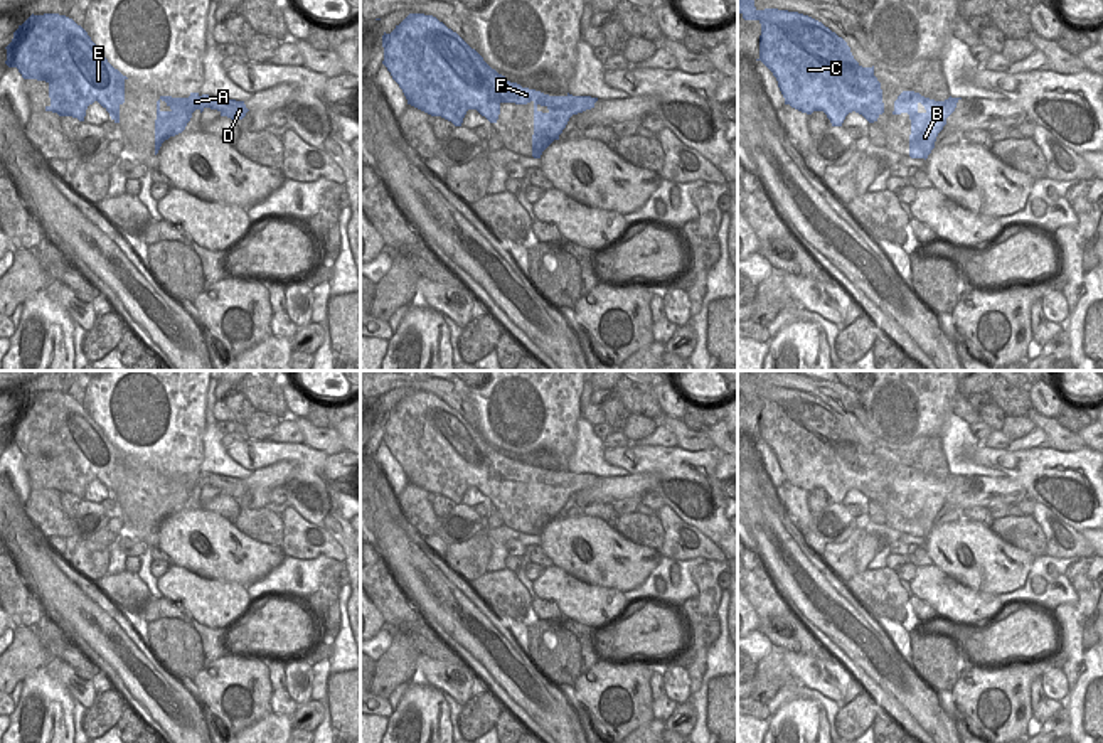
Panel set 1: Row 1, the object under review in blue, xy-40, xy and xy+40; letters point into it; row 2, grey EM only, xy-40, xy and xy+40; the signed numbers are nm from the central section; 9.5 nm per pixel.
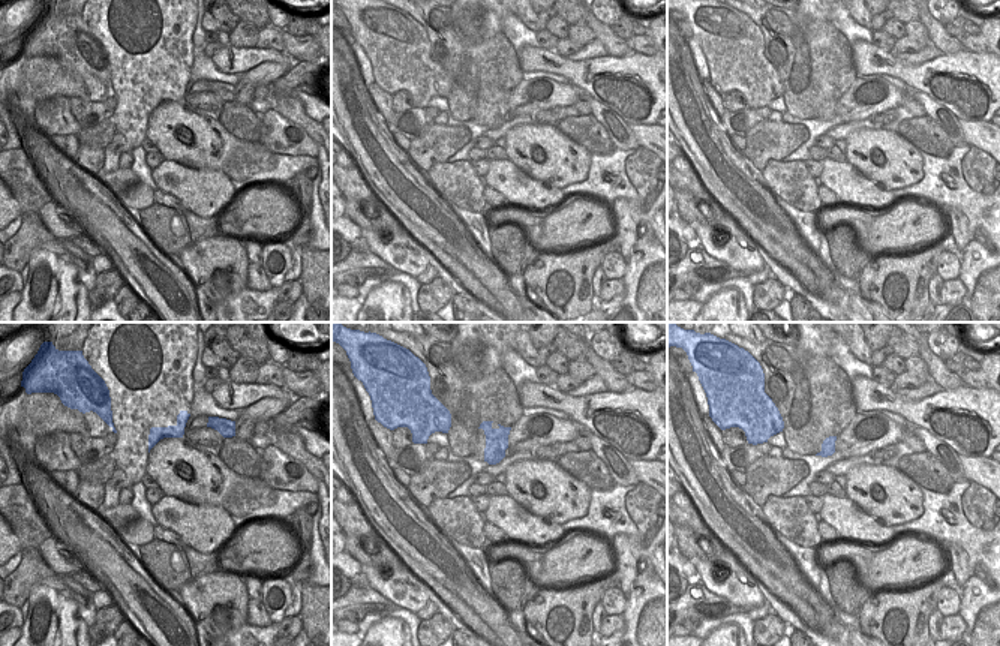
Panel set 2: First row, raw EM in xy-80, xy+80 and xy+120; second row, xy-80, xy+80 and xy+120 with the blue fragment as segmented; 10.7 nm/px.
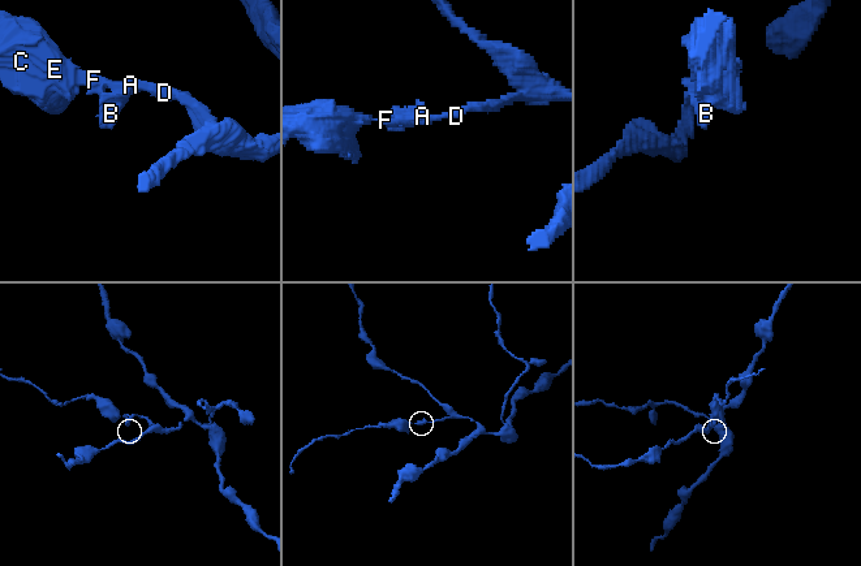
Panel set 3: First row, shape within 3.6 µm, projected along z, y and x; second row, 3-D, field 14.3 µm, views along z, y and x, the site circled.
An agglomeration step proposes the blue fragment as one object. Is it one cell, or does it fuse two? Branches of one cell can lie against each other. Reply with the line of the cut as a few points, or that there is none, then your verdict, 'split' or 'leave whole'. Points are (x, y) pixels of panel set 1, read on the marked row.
cut none; leave whole

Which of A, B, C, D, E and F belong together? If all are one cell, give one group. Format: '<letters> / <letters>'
A B C D E F

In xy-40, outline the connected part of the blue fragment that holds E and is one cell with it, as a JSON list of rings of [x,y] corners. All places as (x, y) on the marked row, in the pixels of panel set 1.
[[[32,13],[19,25],[5,49],[5,64],[8,67],[17,67],[24,79],[37,79],[49,84],[51,104],[45,106],[45,111],[84,121],[88,106],[98,101],[111,120],[120,123],[120,106],[125,103],[125,81],[128,78],[108,62],[103,51],[72,19],[59,13]]]

